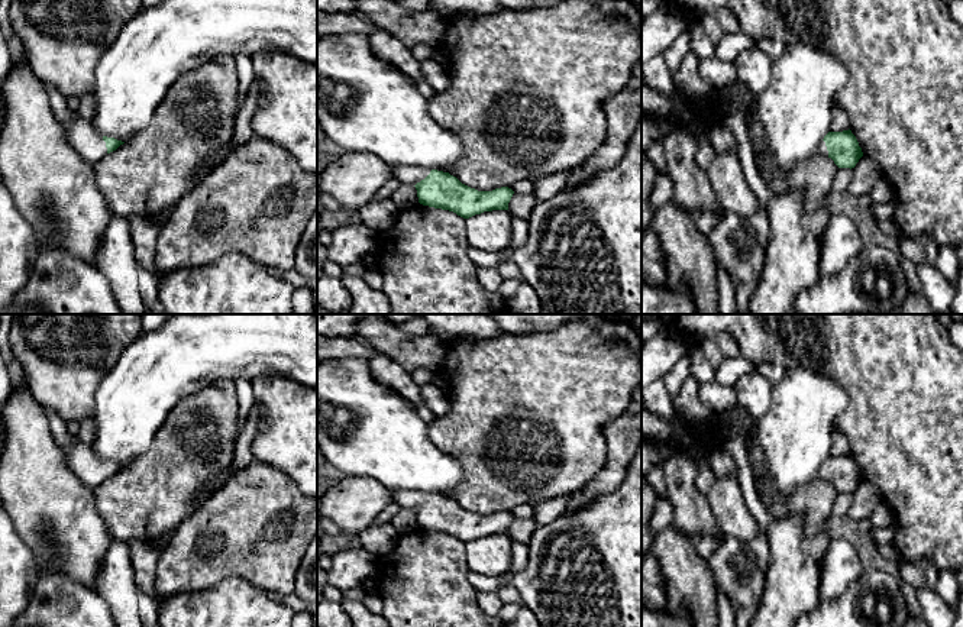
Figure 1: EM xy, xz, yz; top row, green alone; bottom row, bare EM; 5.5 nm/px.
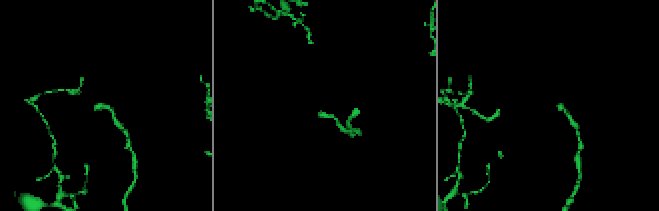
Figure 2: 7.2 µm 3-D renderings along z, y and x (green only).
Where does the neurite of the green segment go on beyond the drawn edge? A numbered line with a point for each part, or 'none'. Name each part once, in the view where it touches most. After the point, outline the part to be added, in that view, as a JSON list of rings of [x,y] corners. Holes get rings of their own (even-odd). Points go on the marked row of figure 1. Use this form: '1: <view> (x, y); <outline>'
1: xz (406, 174); [[[391,165],[392,175],[401,184],[416,185],[430,174],[430,168],[421,168],[414,165]]]

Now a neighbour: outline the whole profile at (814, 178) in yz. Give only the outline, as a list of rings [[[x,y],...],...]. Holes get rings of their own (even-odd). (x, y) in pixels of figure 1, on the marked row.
[[[753,120],[747,125],[747,132],[754,149],[757,169],[772,195],[799,190],[802,193],[804,209],[808,213],[818,210],[833,191],[833,181],[838,169],[834,161],[817,152],[786,172],[773,172],[765,167],[768,146],[765,143],[763,126],[760,122]]]

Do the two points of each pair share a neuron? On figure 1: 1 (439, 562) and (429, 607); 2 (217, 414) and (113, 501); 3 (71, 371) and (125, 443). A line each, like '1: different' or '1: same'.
1: same
2: same
3: different

